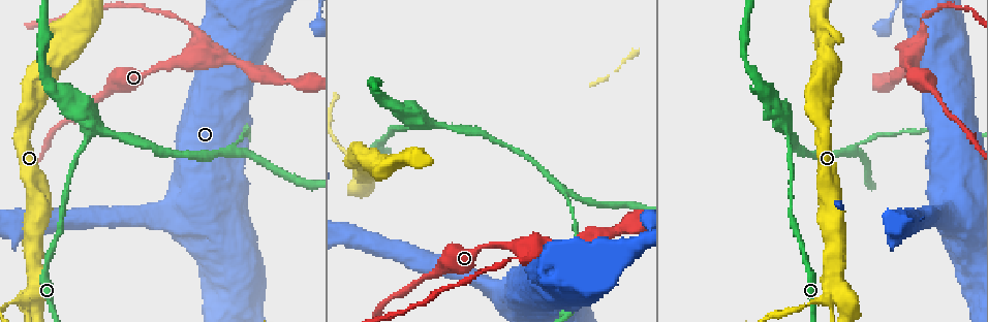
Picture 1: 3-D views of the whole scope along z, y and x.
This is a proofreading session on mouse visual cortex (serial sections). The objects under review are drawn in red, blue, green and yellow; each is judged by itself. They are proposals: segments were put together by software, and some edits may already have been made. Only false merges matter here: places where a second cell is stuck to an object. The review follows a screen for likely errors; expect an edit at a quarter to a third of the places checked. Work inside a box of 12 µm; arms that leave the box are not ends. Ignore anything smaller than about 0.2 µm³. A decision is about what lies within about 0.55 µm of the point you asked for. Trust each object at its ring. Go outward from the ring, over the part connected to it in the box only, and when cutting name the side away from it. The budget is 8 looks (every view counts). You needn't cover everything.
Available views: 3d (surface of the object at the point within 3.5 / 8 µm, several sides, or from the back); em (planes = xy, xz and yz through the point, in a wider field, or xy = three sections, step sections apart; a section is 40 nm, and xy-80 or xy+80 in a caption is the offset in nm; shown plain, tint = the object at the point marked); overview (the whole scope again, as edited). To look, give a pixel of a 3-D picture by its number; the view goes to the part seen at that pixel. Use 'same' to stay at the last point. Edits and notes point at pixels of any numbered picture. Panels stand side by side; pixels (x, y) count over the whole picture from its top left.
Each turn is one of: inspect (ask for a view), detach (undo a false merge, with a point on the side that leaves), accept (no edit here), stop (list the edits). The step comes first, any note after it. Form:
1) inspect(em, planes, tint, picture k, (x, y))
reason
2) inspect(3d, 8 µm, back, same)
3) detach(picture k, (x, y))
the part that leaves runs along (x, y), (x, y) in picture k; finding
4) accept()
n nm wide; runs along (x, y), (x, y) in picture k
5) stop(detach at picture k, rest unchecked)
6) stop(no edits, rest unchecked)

inspect(3d, 3.5 µm, picture 1, (96, 127))
abrupt turn

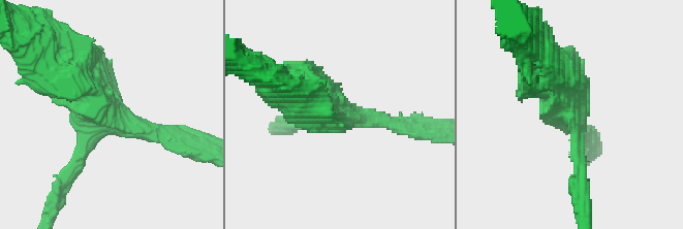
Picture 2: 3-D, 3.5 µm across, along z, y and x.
inspect(em, xy, step 5, tint, picture 2, (573, 116))

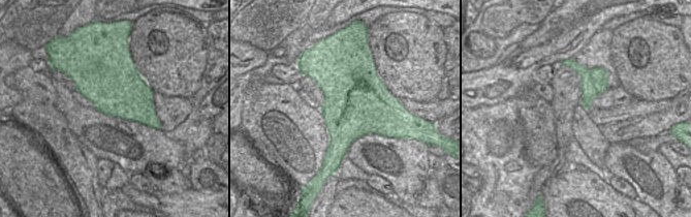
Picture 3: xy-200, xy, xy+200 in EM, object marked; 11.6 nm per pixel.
inspect(em, xy, step 1, tint, same)
cut it another way

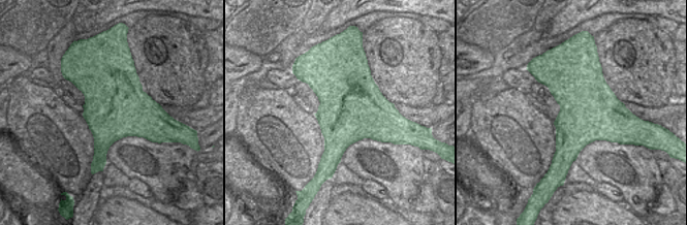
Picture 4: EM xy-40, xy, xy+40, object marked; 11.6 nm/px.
accept()
runs along (580, 171), (566, 73), (554, 64) in picture 2; one cell here

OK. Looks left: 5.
inspect(3d, 3.5 µm, back, picture 1, (230, 149))
branch point

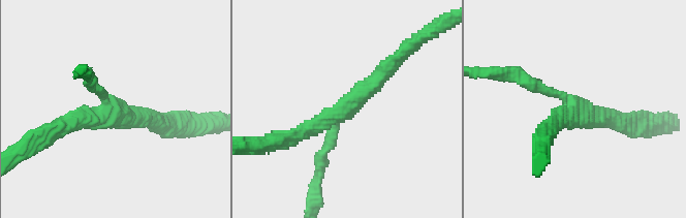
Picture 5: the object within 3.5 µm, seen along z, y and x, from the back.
inspect(em, xy, step 5, tint, picture 5, (113, 110))
3 arms; arms of 200, 250, 250 nm; need the tissue

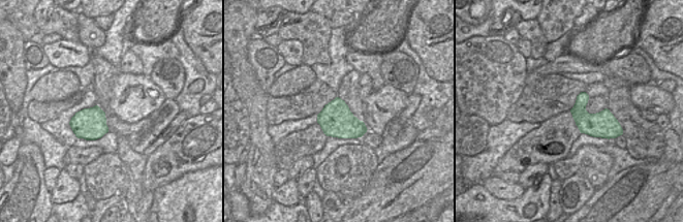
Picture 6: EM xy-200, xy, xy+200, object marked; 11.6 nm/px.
accept()
400 nm wide; runs along (392, 63), (347, 108), (287, 137) in picture 5; one cell here

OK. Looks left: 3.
inspect(3d, 8 µm, picture 1, (920, 31))

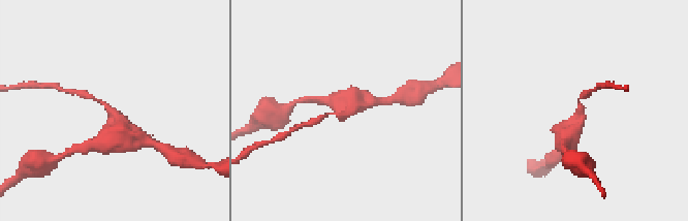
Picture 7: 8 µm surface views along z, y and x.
inspect(3d, 3.5 µm, picture 7, (579, 112))

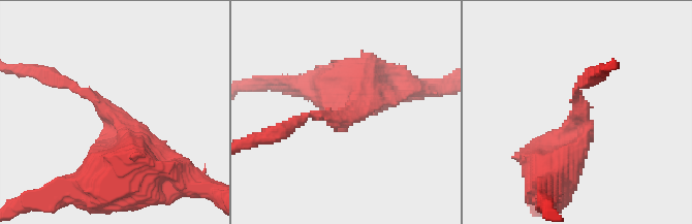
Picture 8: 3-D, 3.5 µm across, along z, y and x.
accept()
runs along (114, 176), (123, 125), (63, 84) in picture 8; continuous, no second cell

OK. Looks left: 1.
stop(no edits, rest unchecked)

